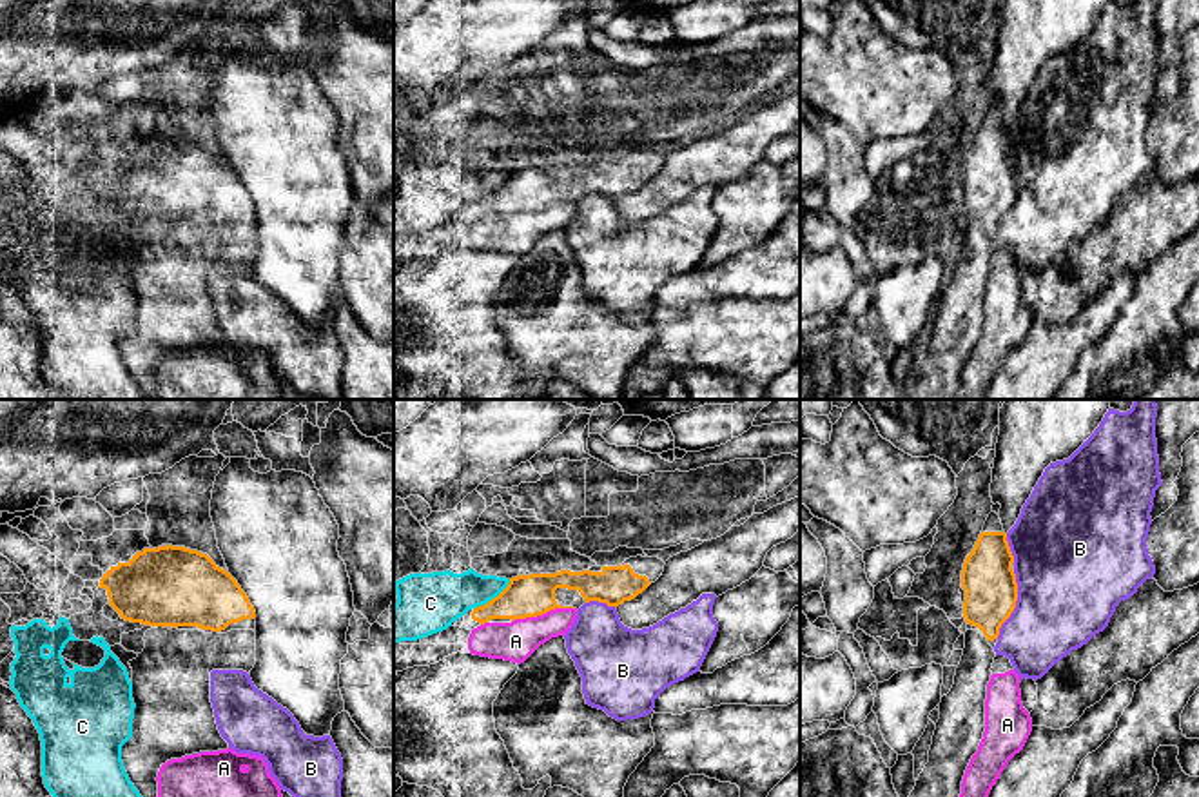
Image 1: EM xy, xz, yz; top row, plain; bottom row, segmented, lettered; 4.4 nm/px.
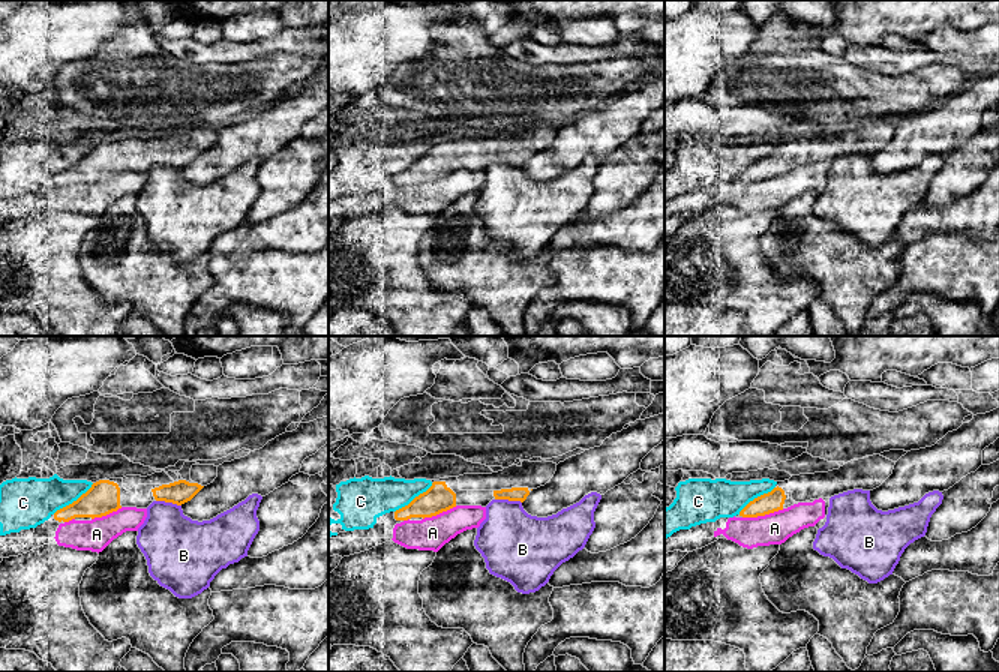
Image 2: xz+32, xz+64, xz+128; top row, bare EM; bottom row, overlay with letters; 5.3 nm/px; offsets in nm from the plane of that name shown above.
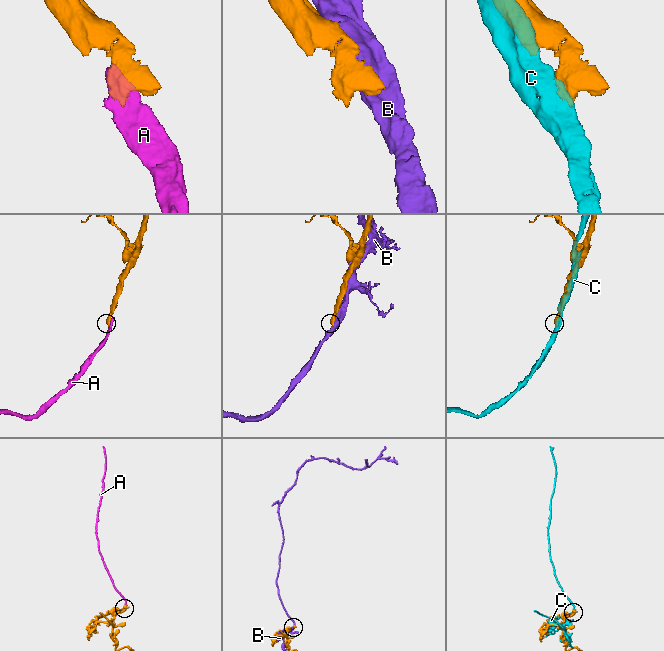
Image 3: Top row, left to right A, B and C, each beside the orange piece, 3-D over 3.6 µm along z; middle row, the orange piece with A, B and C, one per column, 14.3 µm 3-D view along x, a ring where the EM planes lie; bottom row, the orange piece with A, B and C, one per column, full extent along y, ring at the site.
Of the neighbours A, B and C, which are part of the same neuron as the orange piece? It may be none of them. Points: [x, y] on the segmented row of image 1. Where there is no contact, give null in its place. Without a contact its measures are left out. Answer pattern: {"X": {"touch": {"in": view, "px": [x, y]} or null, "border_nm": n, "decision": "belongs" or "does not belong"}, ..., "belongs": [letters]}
{"A": {"touch": {"in": "xz", "px": [541, 614]}, "border_nm": 280, "decision": "does not belong"}, "B": {"touch": {"in": "yz", "px": [1014, 605]}, "border_nm": 320, "decision": "does not belong"}, "C": {"touch": {"in": "xz", "px": [494, 598]}, "border_nm": 220, "decision": "does not belong"}, "belongs": []}

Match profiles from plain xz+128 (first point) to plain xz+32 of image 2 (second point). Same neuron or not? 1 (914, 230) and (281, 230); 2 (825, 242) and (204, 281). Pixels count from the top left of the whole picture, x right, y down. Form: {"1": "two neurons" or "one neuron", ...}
{"1": "one neuron", "2": "one neuron"}

